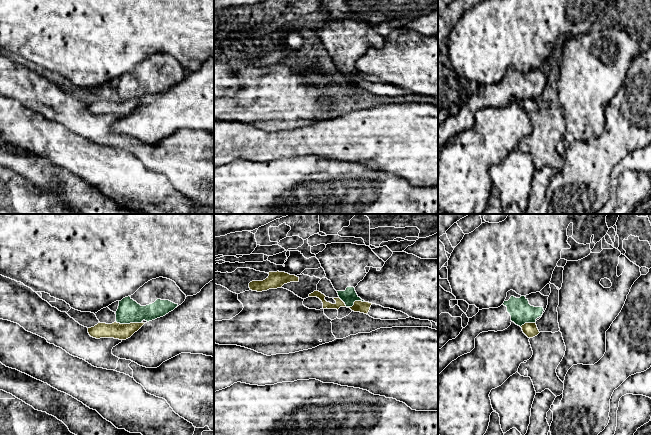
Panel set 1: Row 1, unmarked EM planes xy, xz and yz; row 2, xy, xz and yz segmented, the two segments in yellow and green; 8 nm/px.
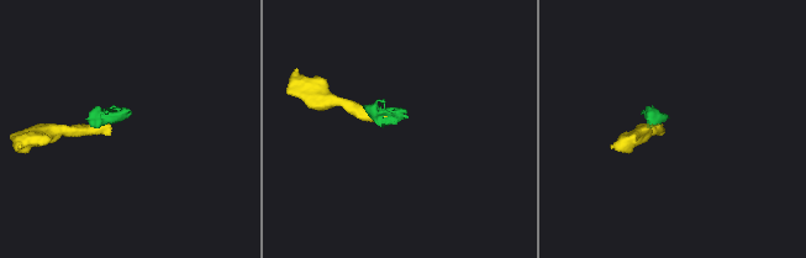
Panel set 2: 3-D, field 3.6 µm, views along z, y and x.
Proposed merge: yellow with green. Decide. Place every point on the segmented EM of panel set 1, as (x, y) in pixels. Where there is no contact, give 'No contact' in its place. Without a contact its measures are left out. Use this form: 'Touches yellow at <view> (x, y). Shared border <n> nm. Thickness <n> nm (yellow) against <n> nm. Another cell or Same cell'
Touches yellow at xz (353, 305). Shared border 220 nm. Thickness 100 nm (yellow) against 120 nm. Another cell

